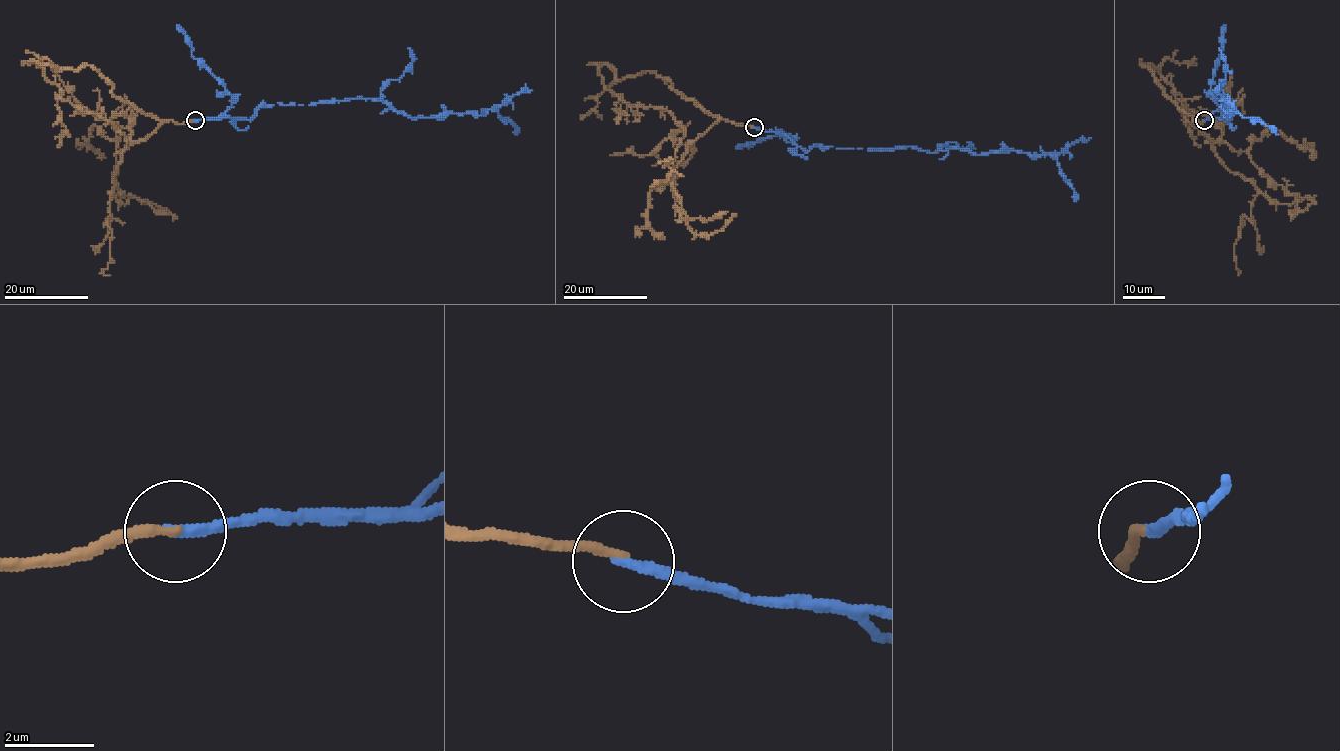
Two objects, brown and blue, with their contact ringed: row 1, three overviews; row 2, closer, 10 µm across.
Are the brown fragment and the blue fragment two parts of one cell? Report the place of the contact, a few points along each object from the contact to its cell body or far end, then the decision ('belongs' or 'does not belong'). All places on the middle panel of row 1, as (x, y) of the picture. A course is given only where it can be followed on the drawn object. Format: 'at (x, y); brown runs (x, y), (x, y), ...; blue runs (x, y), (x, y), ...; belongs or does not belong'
at (754, 127); brown runs (754, 127), (650, 71), (600, 67), (603, 86), (684, 128), (672, 185), (694, 233), (735, 213); blue runs (754, 127), (785, 133), (806, 150), (813, 145), (938, 152), (955, 147), (973, 153), (1052, 154), (1076, 200); belongs

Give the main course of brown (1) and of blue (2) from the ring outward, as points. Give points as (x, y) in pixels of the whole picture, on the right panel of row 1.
1: (1204, 120), (1141, 64), (1172, 86), (1186, 119), (1231, 172), (1281, 204), (1310, 197), (1290, 218)
2: (1204, 120), (1227, 120), (1222, 108), (1229, 99), (1224, 111), (1230, 118), (1231, 110), (1257, 118), (1277, 135)

